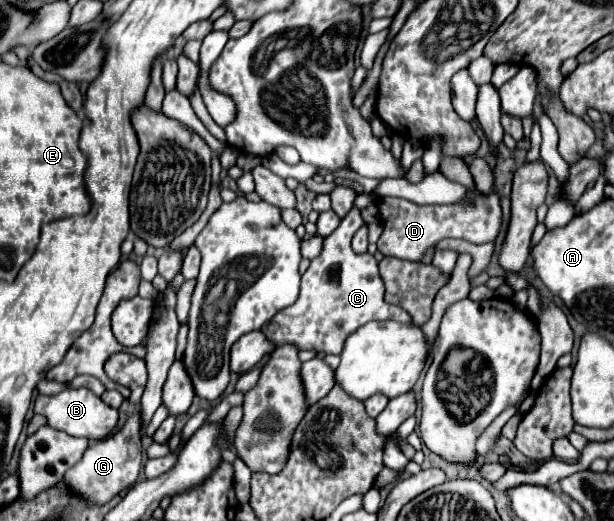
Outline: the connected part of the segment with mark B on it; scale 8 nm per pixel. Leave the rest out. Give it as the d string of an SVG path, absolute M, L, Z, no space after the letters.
M66 388L56 396L38 396L34 404L34 412L46 416L50 428L62 430L70 436L84 436L88 440L102 440L110 436L110 432L116 428L116 422L118 422L118 410L104 404L88 388L78 388L78 390Z

